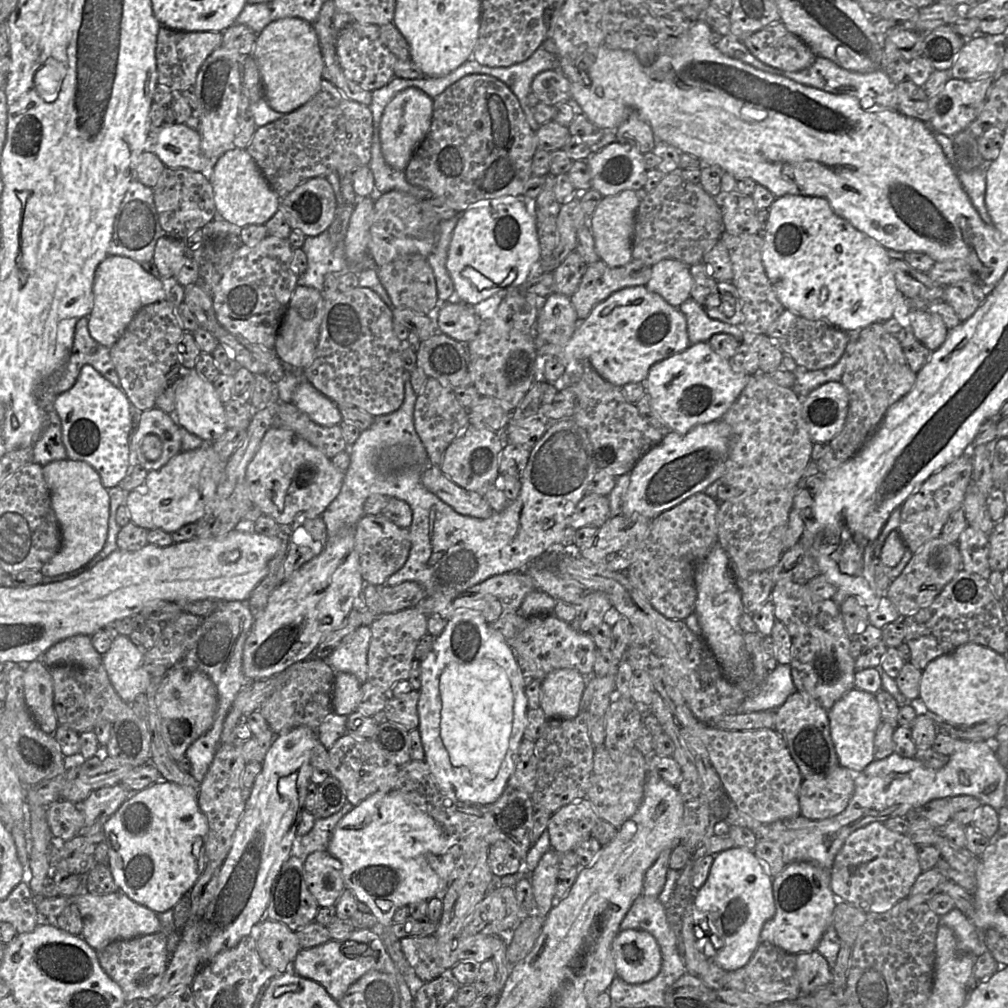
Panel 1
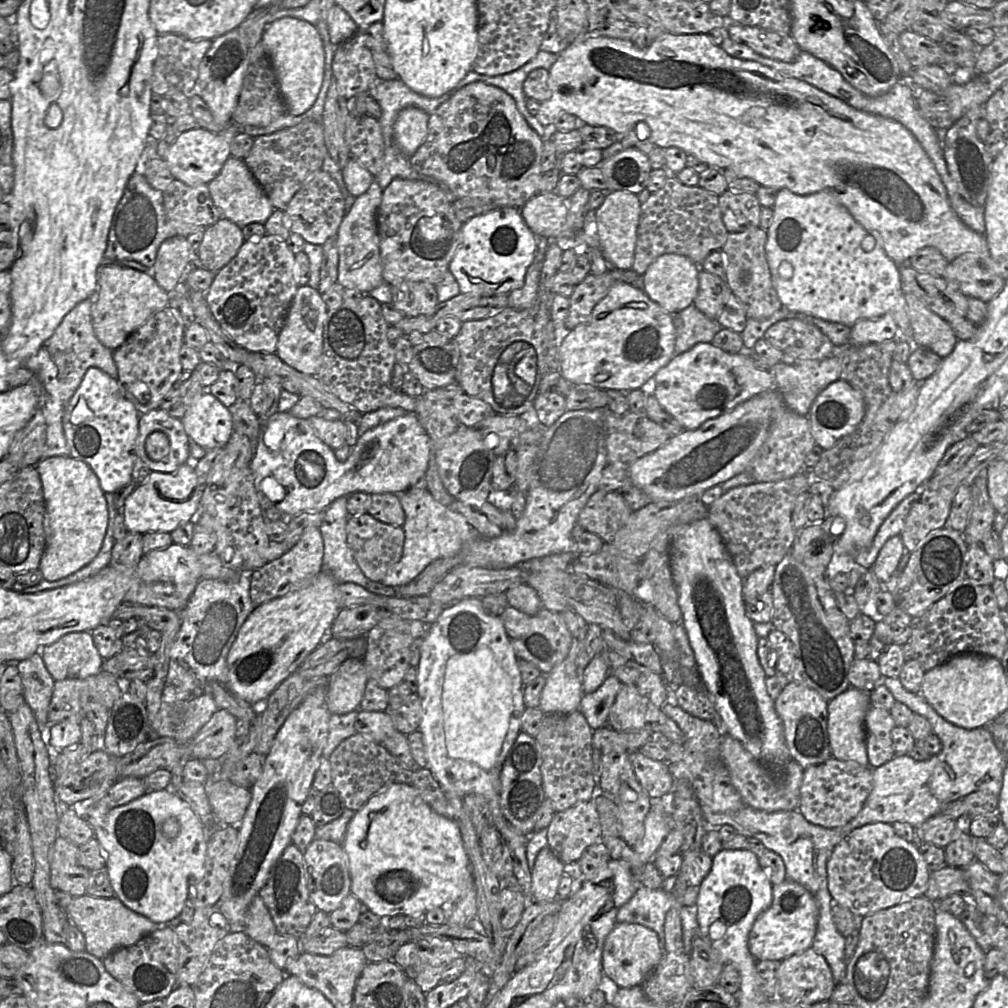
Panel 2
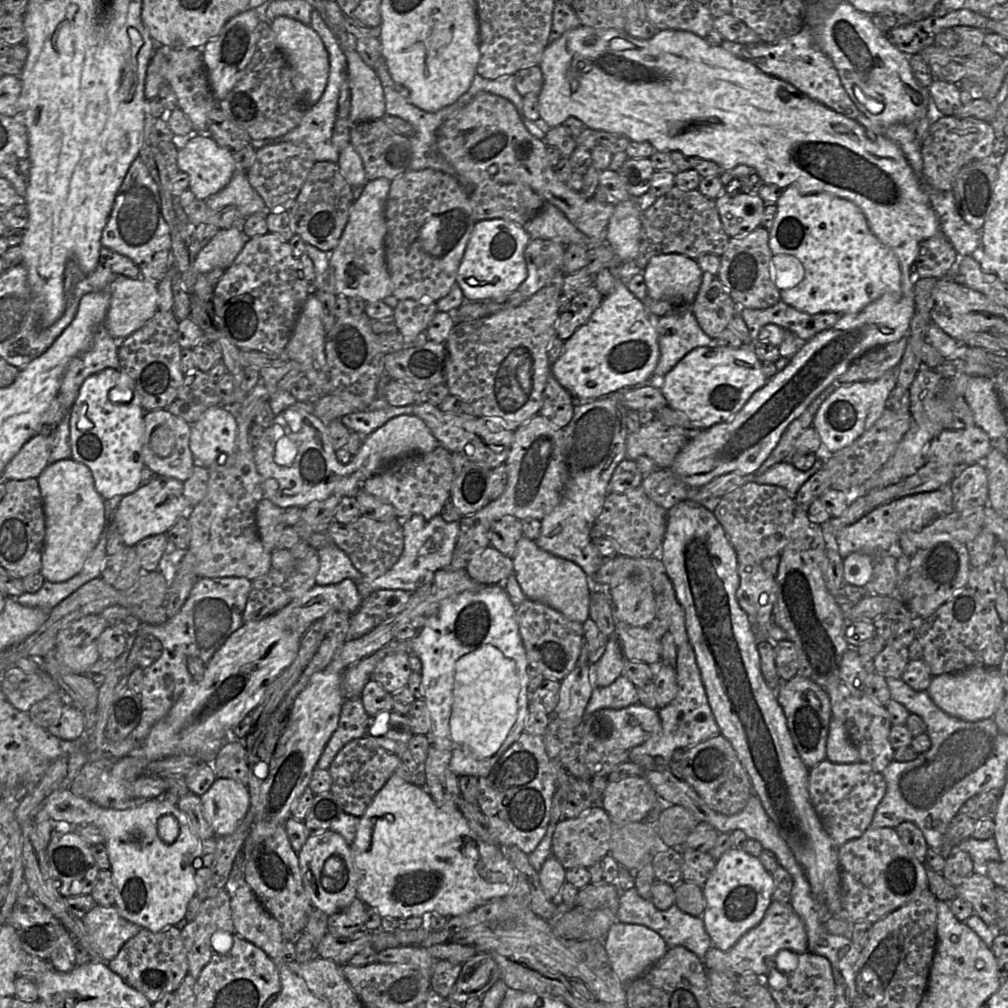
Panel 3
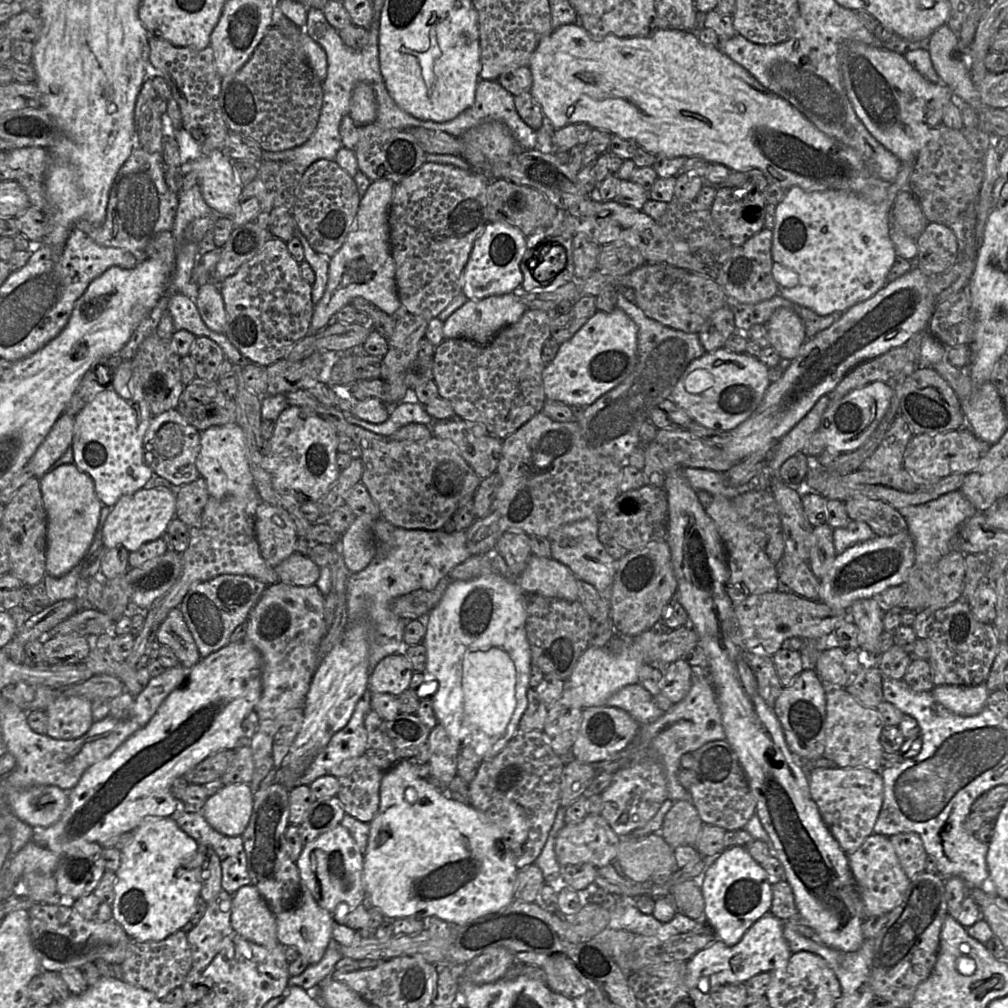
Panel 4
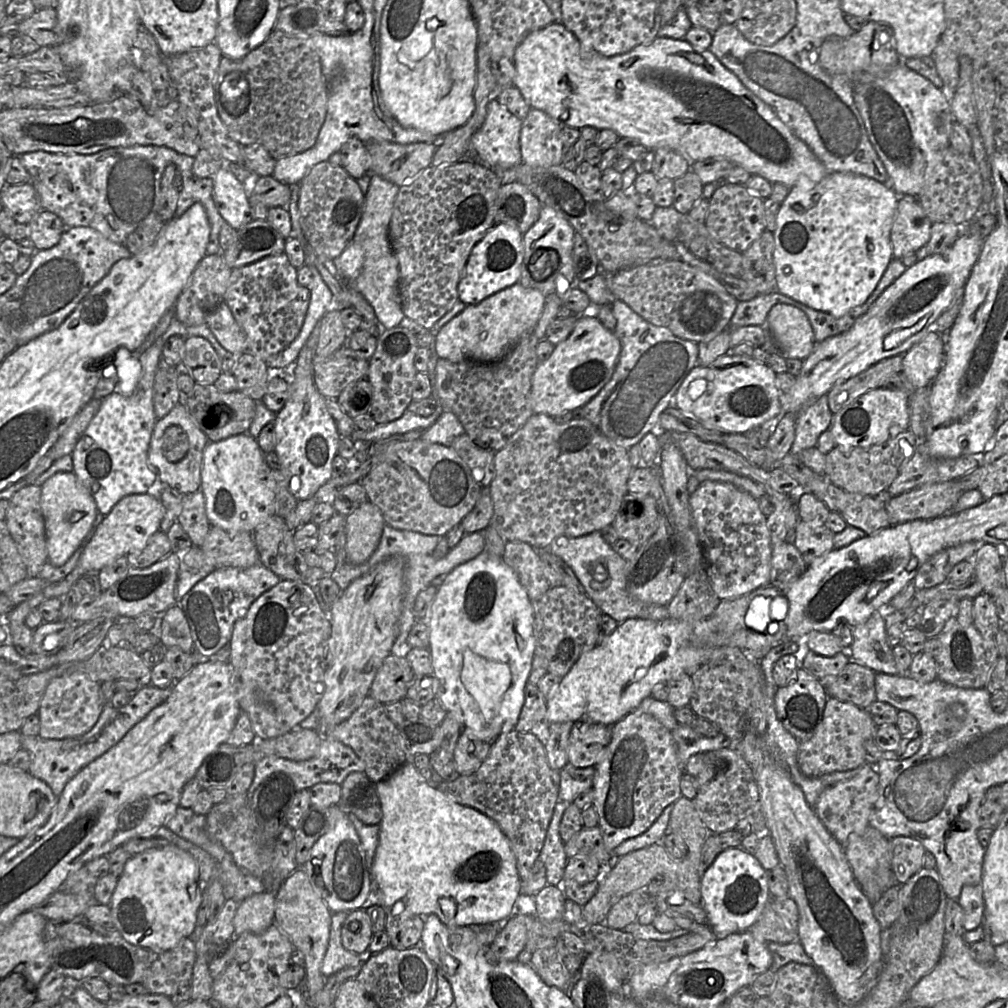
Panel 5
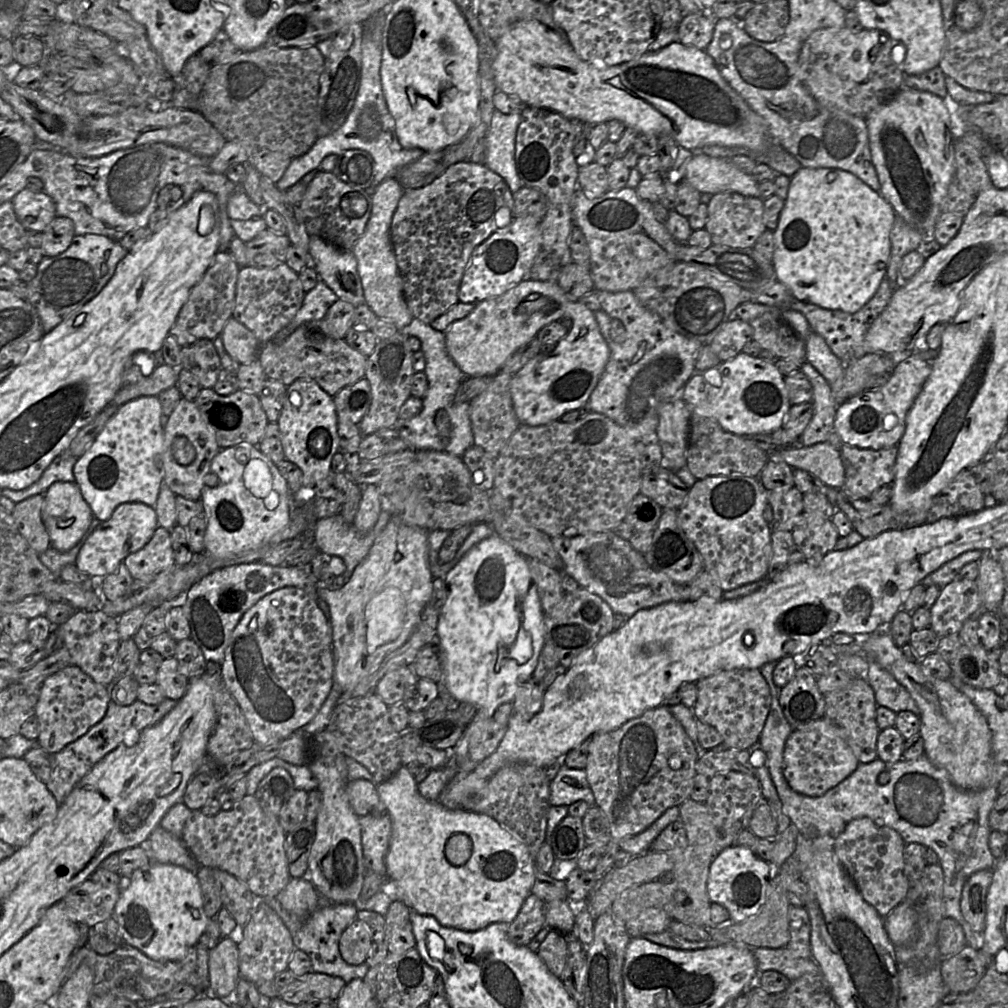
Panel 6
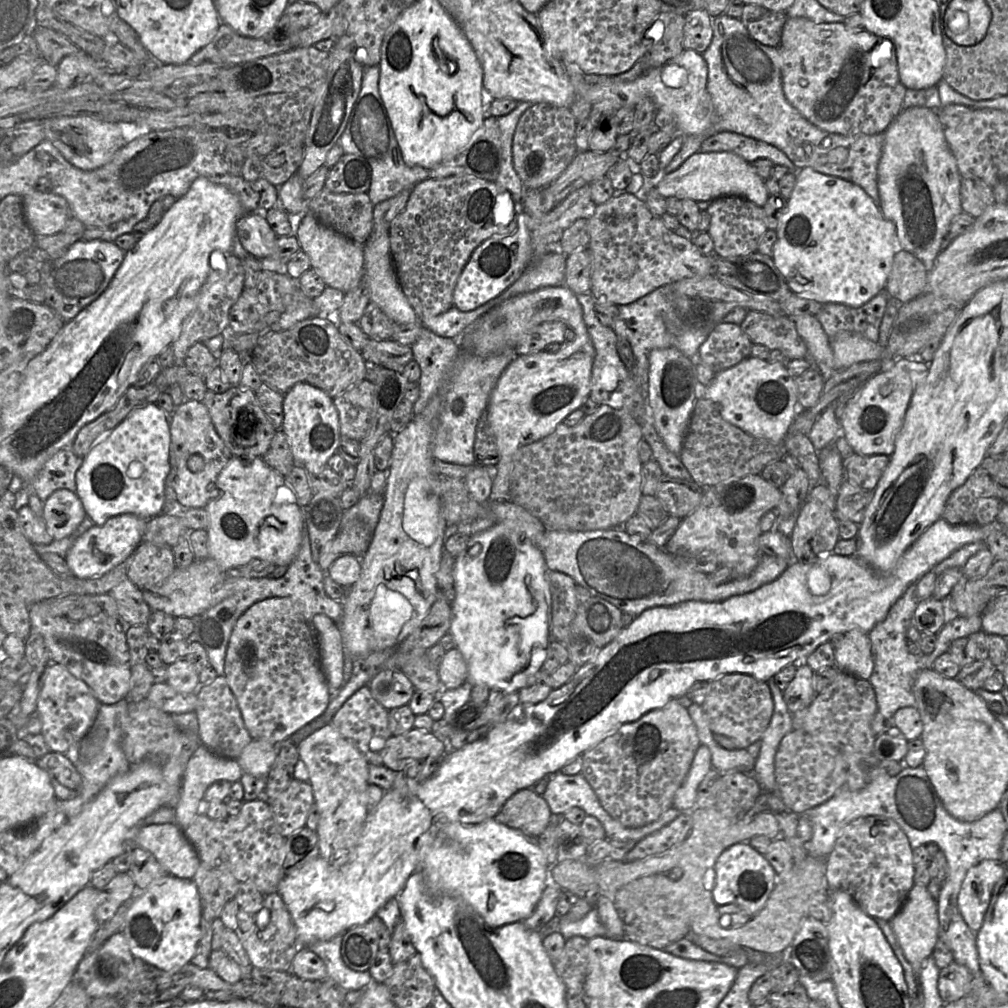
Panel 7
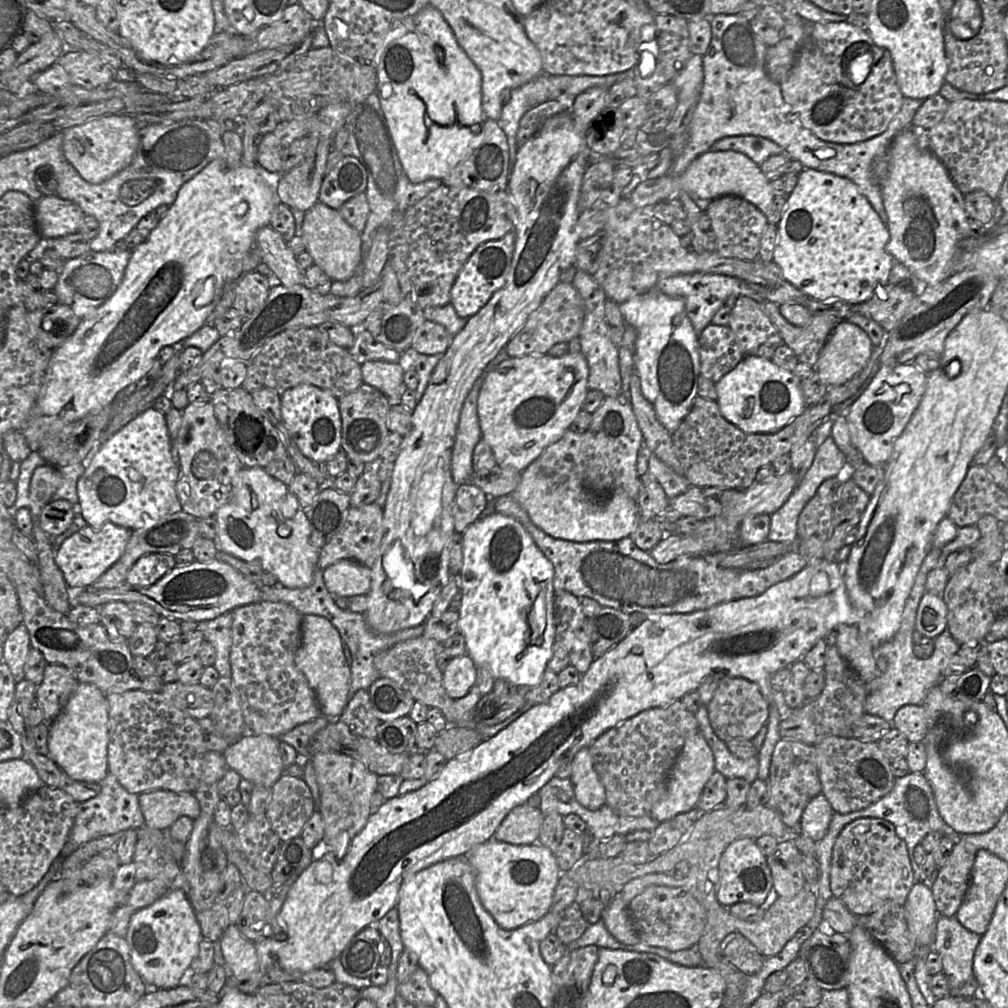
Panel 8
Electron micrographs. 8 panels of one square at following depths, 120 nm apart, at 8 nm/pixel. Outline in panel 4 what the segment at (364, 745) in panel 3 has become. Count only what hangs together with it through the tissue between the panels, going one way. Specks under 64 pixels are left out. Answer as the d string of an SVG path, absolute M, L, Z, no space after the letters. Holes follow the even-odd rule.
M365 755L343 761L336 770L339 782L337 798L345 814L370 823L377 814L383 772Z

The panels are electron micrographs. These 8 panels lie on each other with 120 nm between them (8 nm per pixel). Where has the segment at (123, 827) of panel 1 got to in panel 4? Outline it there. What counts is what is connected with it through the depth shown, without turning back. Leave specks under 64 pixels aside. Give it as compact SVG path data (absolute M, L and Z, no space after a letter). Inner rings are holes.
M34 786L9 794L11 812L32 828L57 822L69 804L68 793L56 786ZM148 816L142 823L132 832L133 836L131 840L121 849L121 862L118 870L116 871L116 882L114 885L114 900L112 902L112 918L116 921L126 932L130 938L135 938L140 941L159 941L165 939L170 934L181 929L191 918L194 912L194 904L202 886L201 866L189 867L189 863L192 859L199 854L198 843L186 834L176 823L172 817L159 817Z

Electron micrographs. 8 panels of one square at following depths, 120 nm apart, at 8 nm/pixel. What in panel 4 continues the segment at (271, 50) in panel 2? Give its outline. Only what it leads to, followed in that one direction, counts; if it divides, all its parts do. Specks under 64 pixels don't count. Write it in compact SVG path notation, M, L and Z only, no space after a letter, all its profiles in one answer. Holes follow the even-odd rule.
M275 7L272 27L277 27L284 35L301 46L309 66L323 83L327 76L327 57L323 48L306 33L305 29L296 26Z

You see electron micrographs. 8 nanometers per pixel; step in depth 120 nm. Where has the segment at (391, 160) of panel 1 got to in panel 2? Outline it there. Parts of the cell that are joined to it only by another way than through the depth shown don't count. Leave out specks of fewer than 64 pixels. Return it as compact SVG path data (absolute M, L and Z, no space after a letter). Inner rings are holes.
M417 107L402 109L394 123L394 139L407 157L411 158L428 134L430 115Z

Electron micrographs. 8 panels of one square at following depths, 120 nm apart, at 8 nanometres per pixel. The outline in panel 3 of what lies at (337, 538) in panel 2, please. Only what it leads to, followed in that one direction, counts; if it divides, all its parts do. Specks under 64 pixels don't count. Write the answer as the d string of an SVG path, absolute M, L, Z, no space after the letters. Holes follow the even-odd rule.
M333 542L318 550L320 568L316 576L316 584L329 585L344 579L359 583L364 575L353 565L349 556Z

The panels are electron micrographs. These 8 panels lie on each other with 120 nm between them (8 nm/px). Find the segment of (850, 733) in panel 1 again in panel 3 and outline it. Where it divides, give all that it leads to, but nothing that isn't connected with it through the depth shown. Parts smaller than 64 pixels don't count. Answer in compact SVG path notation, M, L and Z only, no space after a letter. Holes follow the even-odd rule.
M834 717L829 723L826 759L833 763L860 762L858 749L850 741L844 725Z

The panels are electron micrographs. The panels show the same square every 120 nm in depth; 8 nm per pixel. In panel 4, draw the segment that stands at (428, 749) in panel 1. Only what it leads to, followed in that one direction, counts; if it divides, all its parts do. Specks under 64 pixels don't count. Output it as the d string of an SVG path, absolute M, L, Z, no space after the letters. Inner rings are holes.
M499 574L479 576L468 581L452 580L434 609L426 617L426 634L423 644L427 651L427 662L425 673L429 679L436 680L438 688L432 698L433 709L438 723L443 725L448 736L460 749L471 748L481 761L486 761L495 757L512 739L519 728L519 722L527 708L527 690L531 672L531 649L526 635L526 611L524 608L524 592L518 587L515 581L507 580Z

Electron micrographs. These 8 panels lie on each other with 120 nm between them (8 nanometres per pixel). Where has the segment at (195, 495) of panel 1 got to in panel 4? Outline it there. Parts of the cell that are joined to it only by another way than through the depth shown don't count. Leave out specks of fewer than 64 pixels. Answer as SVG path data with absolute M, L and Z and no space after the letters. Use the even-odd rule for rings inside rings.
M142 488L123 495L112 507L104 523L103 546L106 549L123 546L129 552L136 552L143 544L163 537L176 515L176 498L177 492L166 488Z

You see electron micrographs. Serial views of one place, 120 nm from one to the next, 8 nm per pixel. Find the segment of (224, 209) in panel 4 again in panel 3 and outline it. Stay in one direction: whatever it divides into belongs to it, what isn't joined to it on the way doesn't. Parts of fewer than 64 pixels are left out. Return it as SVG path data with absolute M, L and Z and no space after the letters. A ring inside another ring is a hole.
M194 134L186 146L178 151L177 164L190 178L189 190L198 200L205 201L225 188L235 174L233 153L219 146L208 134Z

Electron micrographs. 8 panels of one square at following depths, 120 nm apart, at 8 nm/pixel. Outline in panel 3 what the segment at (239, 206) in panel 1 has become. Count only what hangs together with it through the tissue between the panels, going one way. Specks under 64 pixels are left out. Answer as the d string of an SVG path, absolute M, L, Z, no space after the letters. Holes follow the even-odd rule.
M235 172L225 188L205 201L212 210L235 206L245 218L255 213L267 213L267 207L250 185L247 173Z

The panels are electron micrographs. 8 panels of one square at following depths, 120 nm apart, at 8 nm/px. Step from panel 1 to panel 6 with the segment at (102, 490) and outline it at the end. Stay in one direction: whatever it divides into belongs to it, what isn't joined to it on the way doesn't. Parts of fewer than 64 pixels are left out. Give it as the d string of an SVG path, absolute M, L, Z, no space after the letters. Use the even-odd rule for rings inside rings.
M54 482L44 494L42 519L50 536L51 547L60 552L72 549L87 532L93 512L76 482Z

